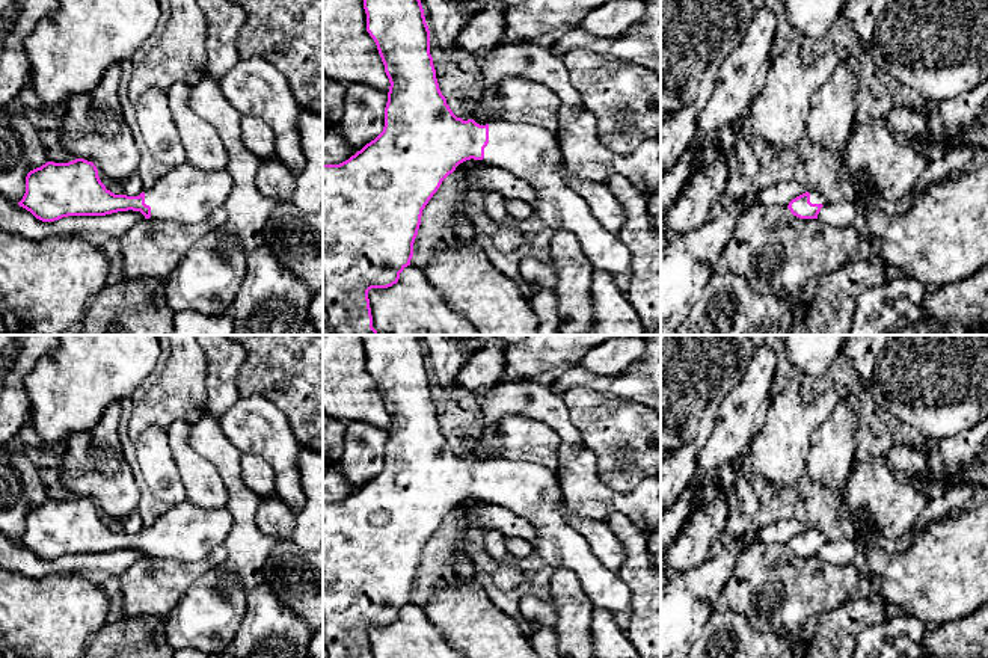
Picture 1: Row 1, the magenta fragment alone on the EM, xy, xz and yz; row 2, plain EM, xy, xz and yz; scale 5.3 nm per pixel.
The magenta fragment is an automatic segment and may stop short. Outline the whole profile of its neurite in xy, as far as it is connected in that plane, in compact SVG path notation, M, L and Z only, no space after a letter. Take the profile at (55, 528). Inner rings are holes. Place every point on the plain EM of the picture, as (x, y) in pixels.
M75 497L68 501L47 500L26 515L26 531L18 540L42 560L54 560L68 554L106 554L118 549L140 549L145 557L173 560L179 564L204 561L210 552L225 543L232 528L232 516L226 509L202 509L184 500L163 510L157 521L139 534L115 533L106 527L92 500Z

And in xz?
M362 335L362 338L367 352L367 370L377 383L391 424L388 430L388 441L385 445L383 469L374 478L367 481L361 489L351 494L348 498L339 503L323 503L323 658L373 658L368 629L371 626L388 626L398 620L400 611L407 604L410 604L410 598L413 595L413 581L421 563L422 548L433 536L433 533L437 530L442 519L450 512L453 512L460 501L471 497L483 498L487 503L501 506L528 521L535 528L535 536L532 537L534 551L540 554L545 563L548 563L555 569L573 570L581 581L582 590L593 602L593 607L609 611L623 626L626 626L627 620L631 619L631 590L620 580L617 572L609 570L599 561L587 539L567 524L566 516L563 513L563 490L557 472L526 460L499 457L486 463L480 463L474 457L463 459L462 456L457 456L446 442L446 436L442 433L439 427L433 395L430 392L430 368L425 361L424 355L425 352L419 335Z

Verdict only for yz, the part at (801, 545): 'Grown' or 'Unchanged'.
Grown

